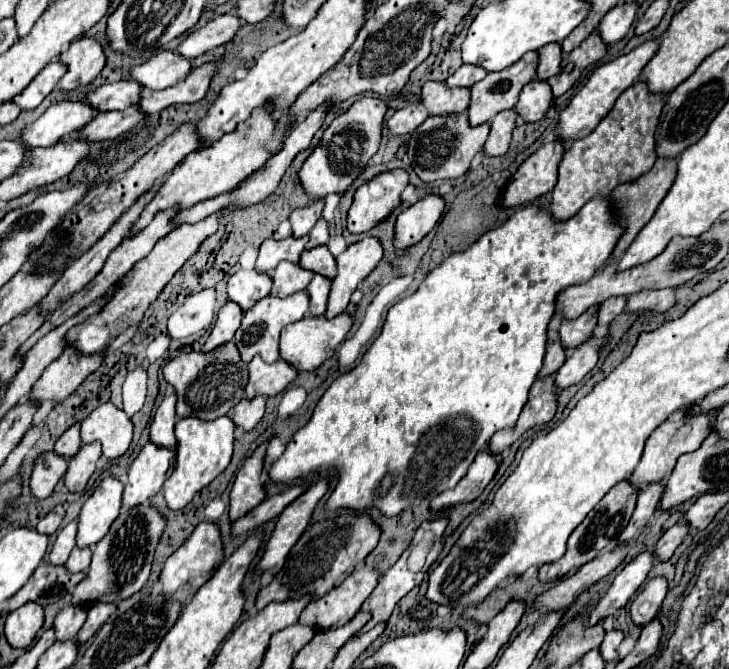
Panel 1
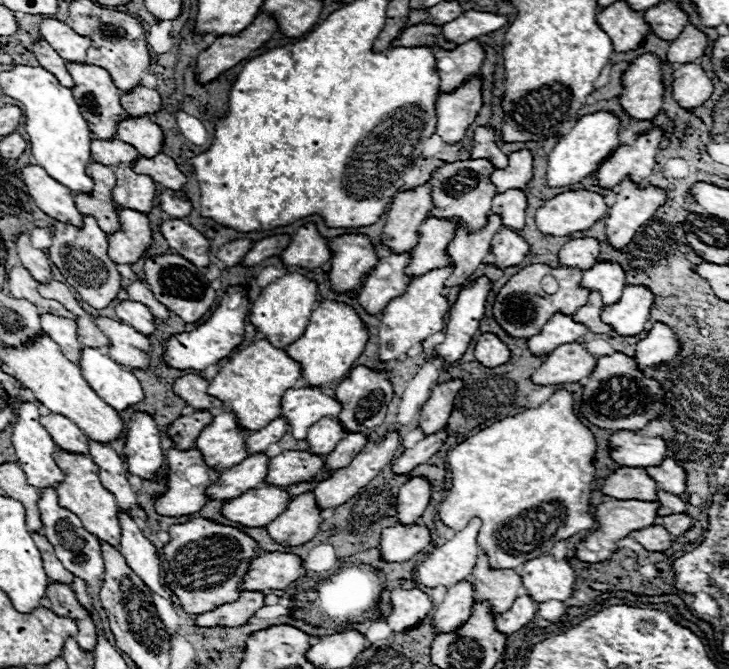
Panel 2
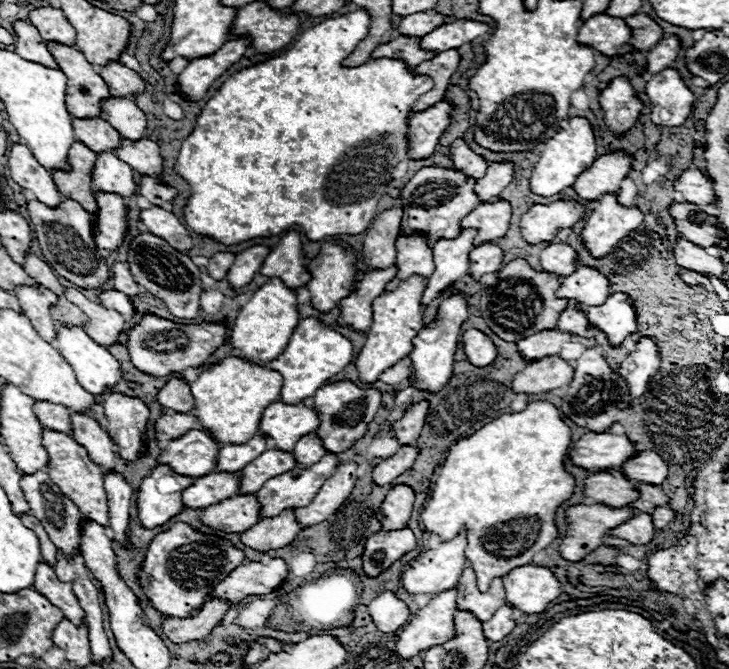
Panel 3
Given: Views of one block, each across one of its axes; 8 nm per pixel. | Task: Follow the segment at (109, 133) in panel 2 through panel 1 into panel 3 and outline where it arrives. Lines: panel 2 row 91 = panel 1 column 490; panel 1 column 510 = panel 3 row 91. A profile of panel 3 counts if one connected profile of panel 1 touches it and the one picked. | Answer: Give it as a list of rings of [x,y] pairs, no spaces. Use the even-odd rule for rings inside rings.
[[[48,42],[50,54],[54,56],[60,70],[66,74],[66,108],[74,116],[94,118],[100,116],[100,100],[108,98],[108,86],[94,70],[94,66],[84,58],[84,54],[66,44]]]

